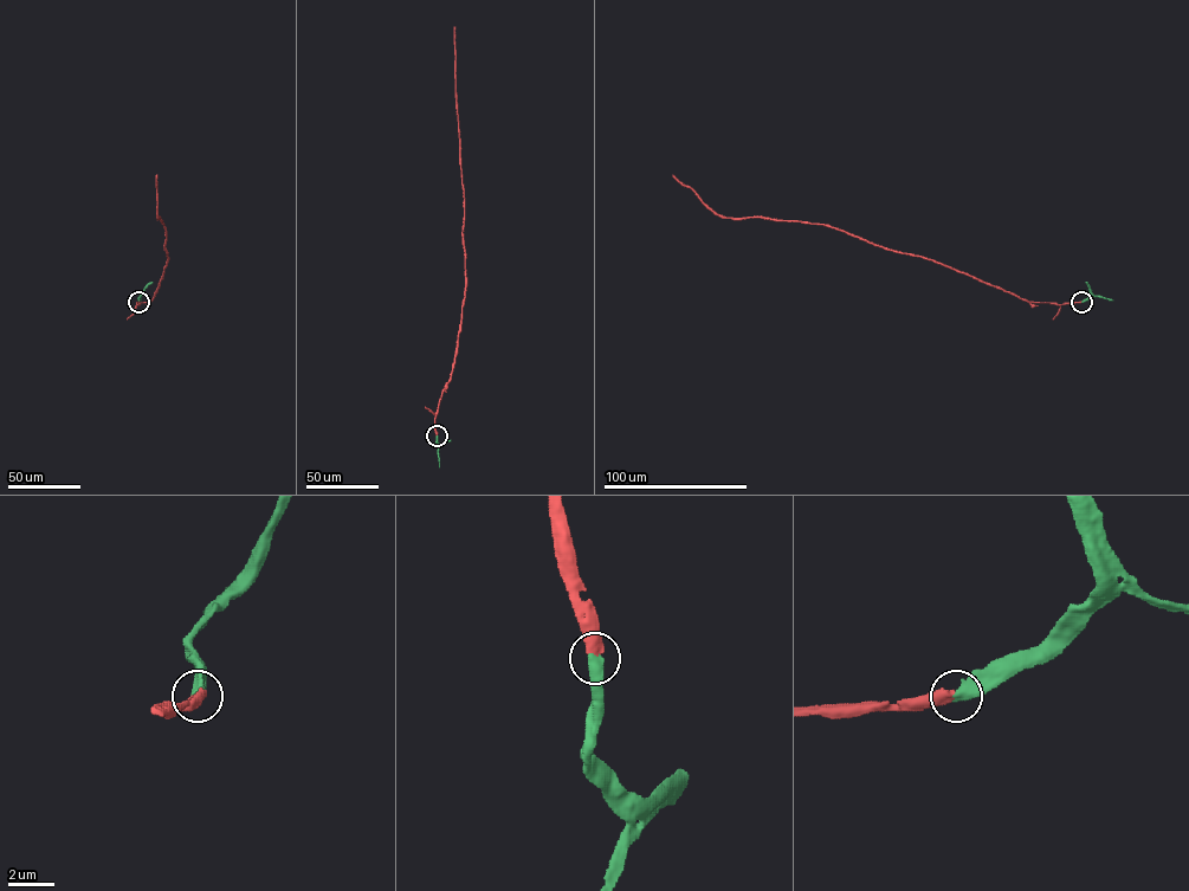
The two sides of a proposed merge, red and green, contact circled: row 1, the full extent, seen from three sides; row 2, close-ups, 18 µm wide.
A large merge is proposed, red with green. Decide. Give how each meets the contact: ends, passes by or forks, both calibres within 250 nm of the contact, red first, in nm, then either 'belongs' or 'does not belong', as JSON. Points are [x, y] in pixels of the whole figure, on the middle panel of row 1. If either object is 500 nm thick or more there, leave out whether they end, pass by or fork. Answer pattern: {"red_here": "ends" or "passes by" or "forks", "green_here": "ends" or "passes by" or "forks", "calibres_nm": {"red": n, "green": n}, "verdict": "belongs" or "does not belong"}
{"calibres_nm": {"red": 500, "green": 550}, "verdict": "belongs"}

